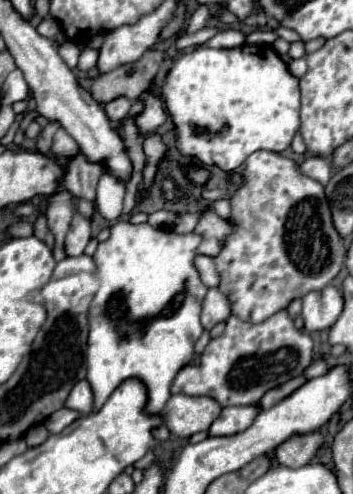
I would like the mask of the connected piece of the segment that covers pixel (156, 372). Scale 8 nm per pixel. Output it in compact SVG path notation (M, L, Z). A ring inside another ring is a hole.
M116 222L106 242L100 242L96 254L96 278L98 290L88 308L88 322L92 330L88 334L86 350L86 380L94 390L94 410L98 412L108 396L128 378L136 378L146 386L148 402L144 412L154 416L162 412L170 398L170 384L180 368L190 364L194 356L194 344L204 332L200 324L200 306L208 288L200 282L198 270L194 268L196 246L200 244L198 234L174 234L168 228L154 228L150 224Z

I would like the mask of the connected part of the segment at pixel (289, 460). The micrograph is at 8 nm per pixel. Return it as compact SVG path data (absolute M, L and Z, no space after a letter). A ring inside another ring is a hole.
M310 432L310 434L302 434L302 436L292 436L274 450L274 456L284 466L300 468L300 466L308 464L314 458L314 454L318 452L318 448L322 444L324 444L322 432Z

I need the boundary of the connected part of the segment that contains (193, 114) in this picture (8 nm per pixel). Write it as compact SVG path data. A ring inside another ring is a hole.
M244 44L230 50L198 48L190 54L182 54L166 74L162 84L162 100L176 128L178 152L186 158L196 158L202 166L220 166L224 172L238 170L256 150L284 152L300 128L298 78L290 74L286 62L270 44Z

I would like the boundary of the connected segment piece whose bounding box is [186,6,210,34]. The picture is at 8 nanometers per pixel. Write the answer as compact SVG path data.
M200 6L200 8L192 14L192 18L190 18L190 22L188 22L188 26L186 26L186 34L194 34L194 32L198 32L200 28L204 28L208 16L210 16L208 8L206 8L206 6Z

